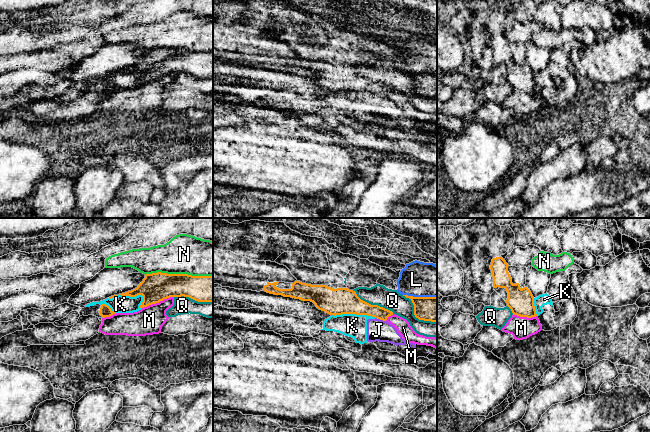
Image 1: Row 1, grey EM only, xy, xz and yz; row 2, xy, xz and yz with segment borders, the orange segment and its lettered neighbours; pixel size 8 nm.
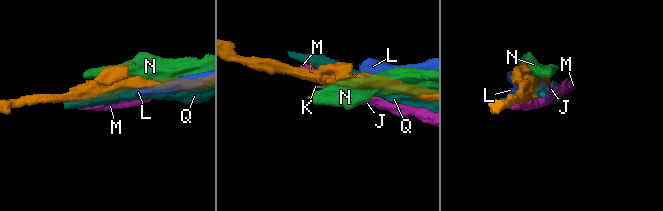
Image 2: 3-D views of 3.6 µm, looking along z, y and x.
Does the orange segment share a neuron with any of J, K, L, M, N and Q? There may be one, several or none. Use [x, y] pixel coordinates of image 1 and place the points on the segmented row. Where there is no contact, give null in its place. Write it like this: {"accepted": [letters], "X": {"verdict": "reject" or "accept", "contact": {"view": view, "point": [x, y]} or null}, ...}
{"accepted": [], "J": {"verdict": "reject", "contact": {"view": "xz", "point": [380, 319]}}, "K": {"verdict": "reject", "contact": {"view": "xy", "point": [128, 295]}}, "L": {"verdict": "reject", "contact": {"view": "xz", "point": [420, 297]}}, "M": {"verdict": "reject", "contact": {"view": "xy", "point": [157, 302]}}, "N": {"verdict": "reject", "contact": {"view": "xy", "point": [179, 274]}}, "Q": {"verdict": "reject", "contact": {"view": "xz", "point": [414, 314]}}}

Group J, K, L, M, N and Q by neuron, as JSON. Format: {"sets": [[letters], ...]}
{"sets": [["J", "K"], ["L"], ["M"], ["N"], ["Q"]]}

